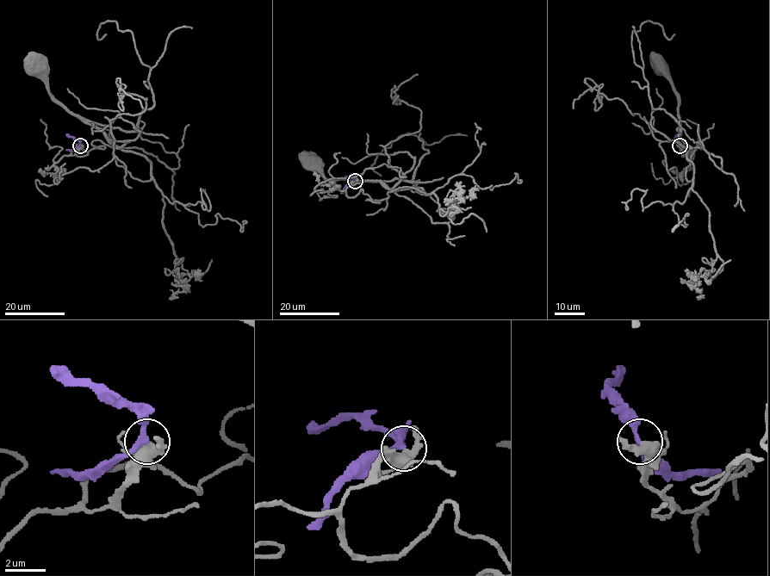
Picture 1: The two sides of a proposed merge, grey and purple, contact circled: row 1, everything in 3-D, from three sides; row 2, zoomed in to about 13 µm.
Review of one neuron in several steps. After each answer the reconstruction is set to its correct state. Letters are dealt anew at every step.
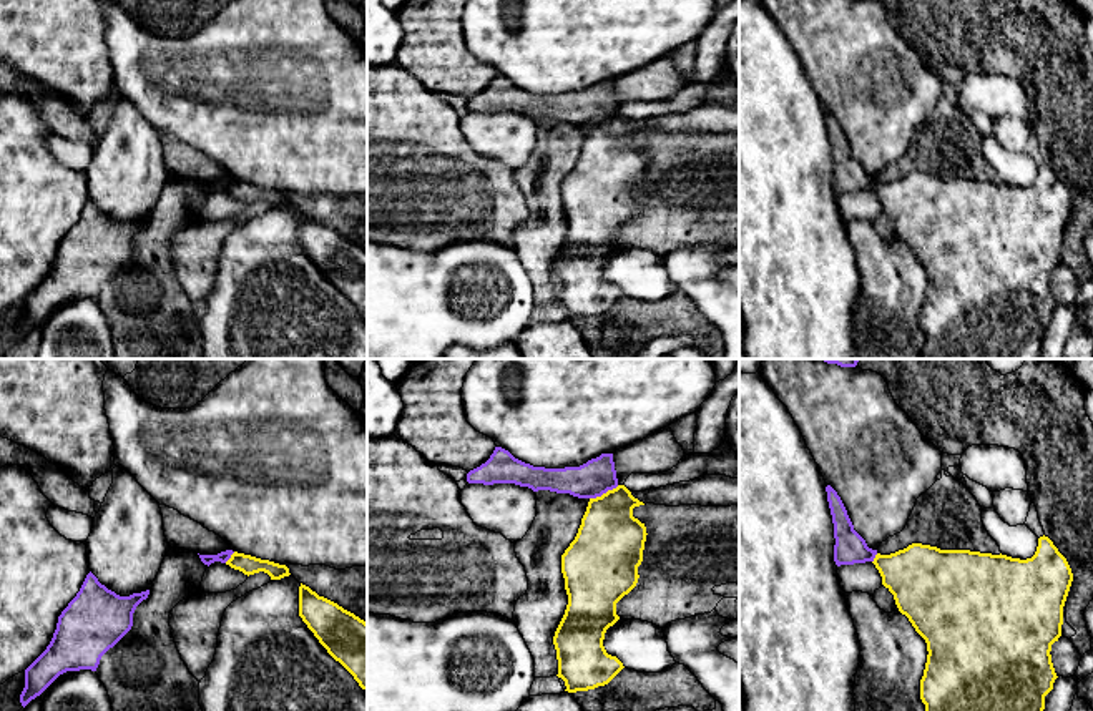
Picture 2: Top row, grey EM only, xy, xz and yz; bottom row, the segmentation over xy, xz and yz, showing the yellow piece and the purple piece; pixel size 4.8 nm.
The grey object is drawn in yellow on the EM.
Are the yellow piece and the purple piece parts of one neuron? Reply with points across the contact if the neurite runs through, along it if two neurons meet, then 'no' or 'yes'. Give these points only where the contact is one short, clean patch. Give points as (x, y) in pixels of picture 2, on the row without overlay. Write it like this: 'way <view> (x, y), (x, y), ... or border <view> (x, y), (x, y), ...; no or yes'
border xz (618, 113), (590, 127); no

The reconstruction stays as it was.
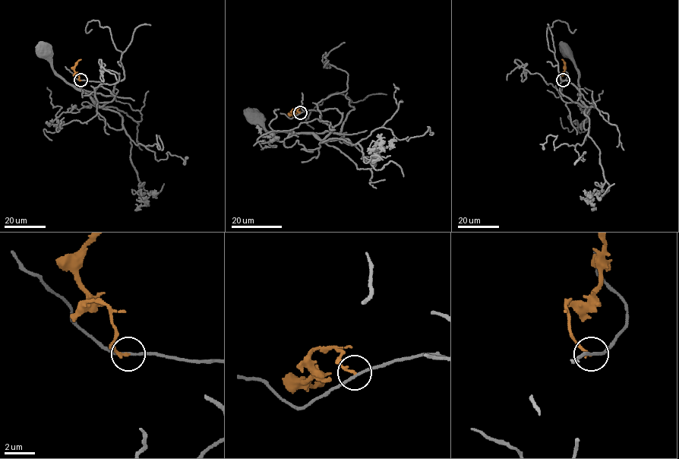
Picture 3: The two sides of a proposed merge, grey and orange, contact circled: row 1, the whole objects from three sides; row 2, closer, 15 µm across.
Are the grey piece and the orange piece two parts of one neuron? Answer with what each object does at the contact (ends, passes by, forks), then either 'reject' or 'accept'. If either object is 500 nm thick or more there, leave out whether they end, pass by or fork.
grey passes by; orange ends there; reject

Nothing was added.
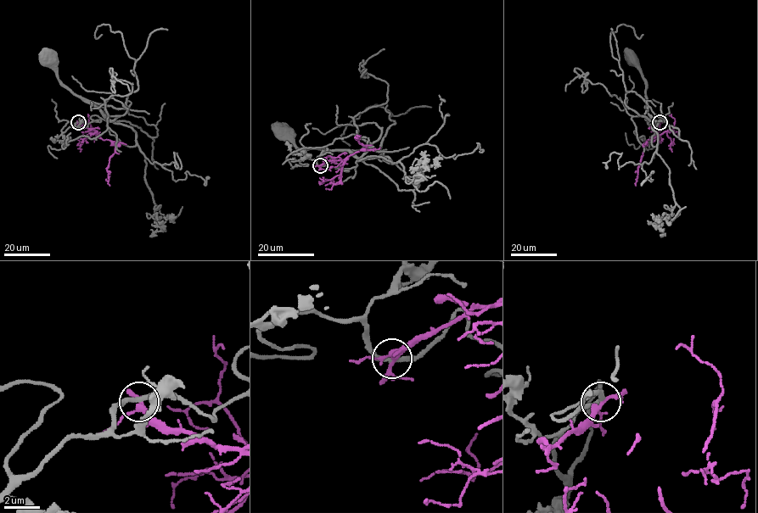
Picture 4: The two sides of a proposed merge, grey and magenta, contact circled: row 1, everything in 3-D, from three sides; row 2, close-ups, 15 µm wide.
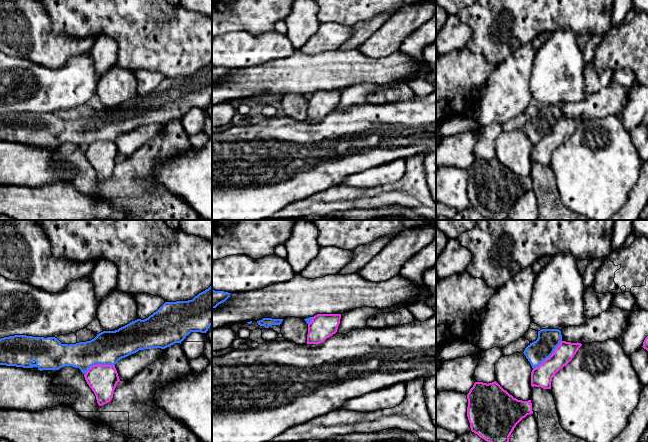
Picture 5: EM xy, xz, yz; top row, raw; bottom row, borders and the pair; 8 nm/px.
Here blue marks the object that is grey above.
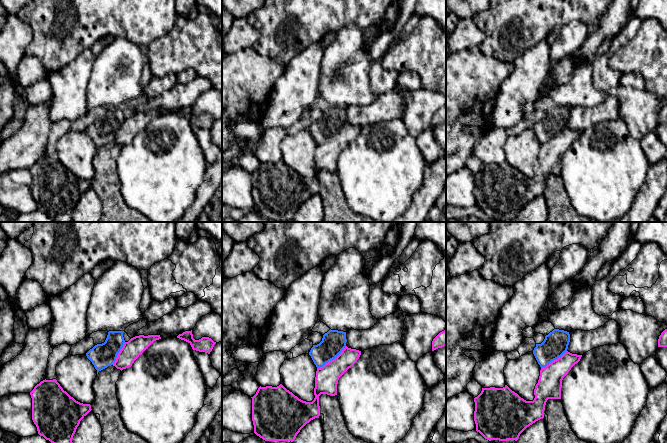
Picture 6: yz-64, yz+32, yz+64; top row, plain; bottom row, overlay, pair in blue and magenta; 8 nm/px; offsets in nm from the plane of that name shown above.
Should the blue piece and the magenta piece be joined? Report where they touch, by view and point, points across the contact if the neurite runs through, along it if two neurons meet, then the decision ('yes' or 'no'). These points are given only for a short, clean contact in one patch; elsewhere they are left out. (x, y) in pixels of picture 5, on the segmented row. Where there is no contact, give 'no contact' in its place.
meets blue in xy at (98, 363); border along xy (114, 365), (93, 364), (84, 375); no

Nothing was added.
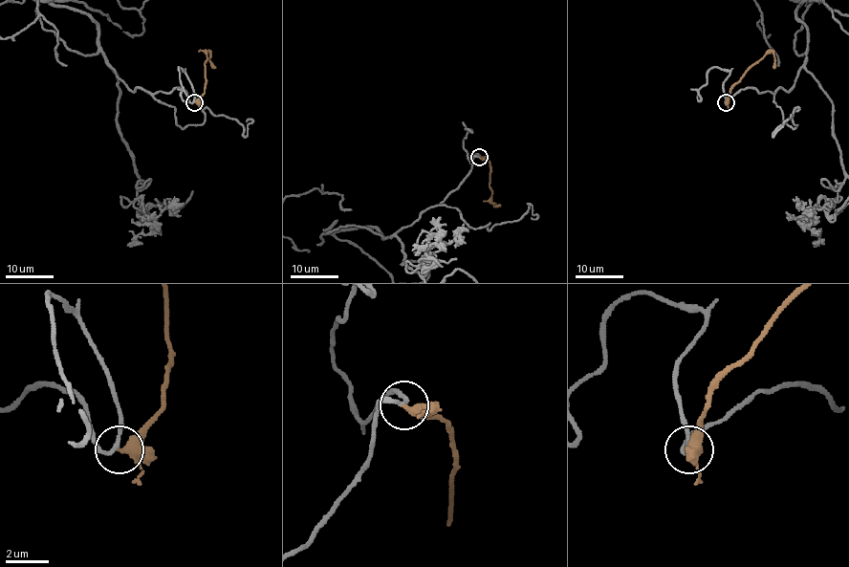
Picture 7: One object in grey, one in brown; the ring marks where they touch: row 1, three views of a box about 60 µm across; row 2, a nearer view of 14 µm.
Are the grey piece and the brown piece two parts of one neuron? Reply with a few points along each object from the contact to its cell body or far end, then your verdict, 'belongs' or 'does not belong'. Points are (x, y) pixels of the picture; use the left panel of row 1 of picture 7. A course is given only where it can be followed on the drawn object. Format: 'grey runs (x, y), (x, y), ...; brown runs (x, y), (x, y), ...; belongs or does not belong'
grey runs (194, 102), (181, 88), (131, 90), (86, 14), (53, 6); brown runs (194, 102), (204, 93), (207, 52), (214, 69); does not belong

